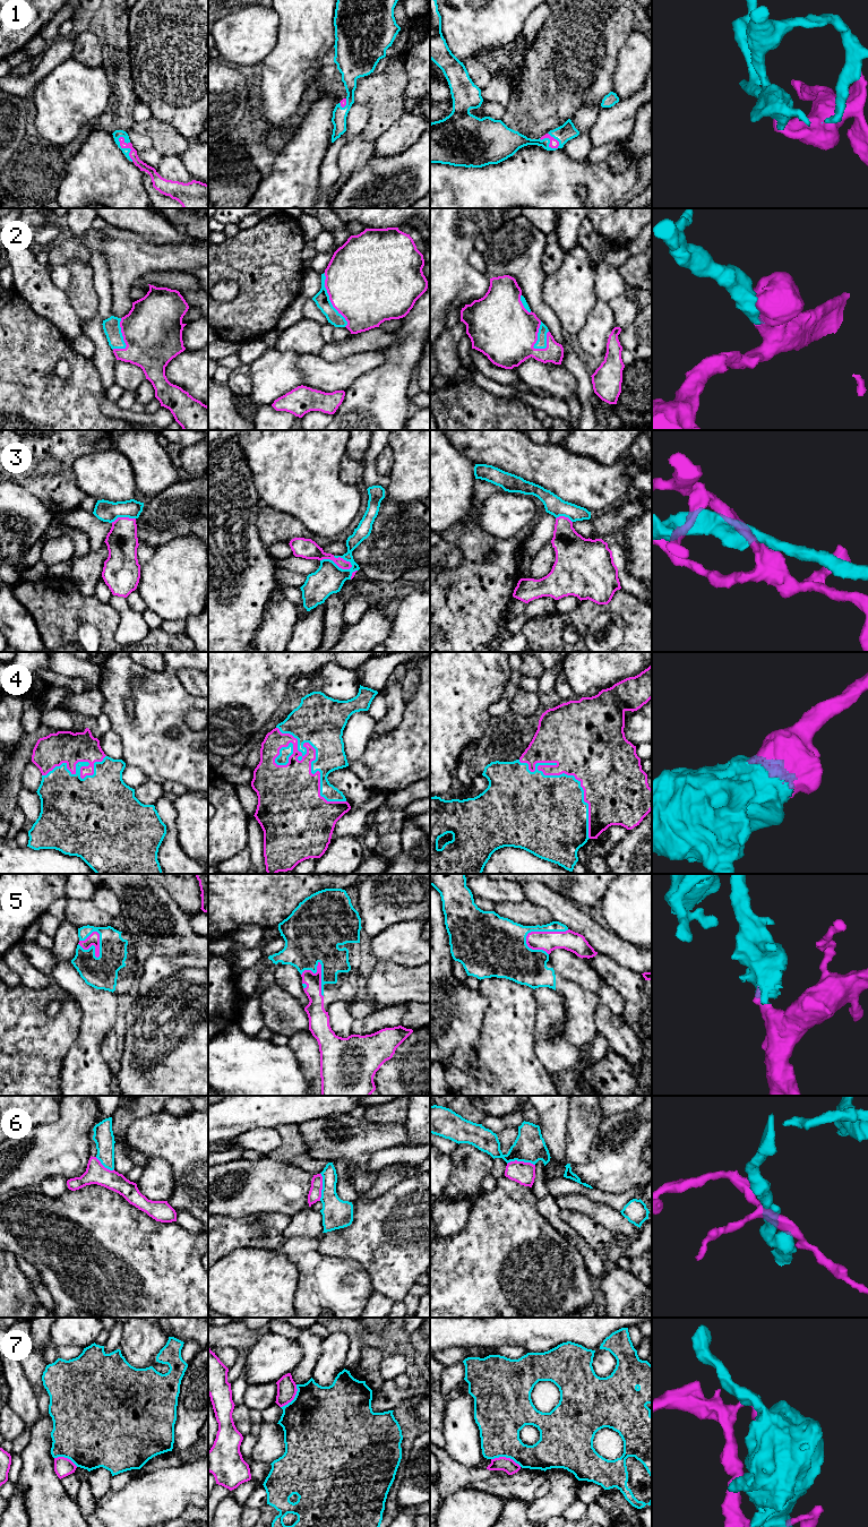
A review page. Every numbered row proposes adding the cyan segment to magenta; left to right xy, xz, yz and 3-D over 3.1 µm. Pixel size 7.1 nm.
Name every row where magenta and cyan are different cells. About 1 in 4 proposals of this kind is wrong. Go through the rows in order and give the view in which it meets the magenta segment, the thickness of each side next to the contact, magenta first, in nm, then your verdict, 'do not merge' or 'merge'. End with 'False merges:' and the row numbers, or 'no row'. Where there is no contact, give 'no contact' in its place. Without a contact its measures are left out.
1: xy | 60/60 nm | merge
2: xz | 500/110 nm | merge
3: xz | 140/220 nm | do not merge
4: yz | 480/440 nm | merge
5: yz | 140/240 nm | merge
6: yz | 160/220 nm | do not merge
7: yz | 100/300 nm | do not merge
False merges: 3, 6, 7

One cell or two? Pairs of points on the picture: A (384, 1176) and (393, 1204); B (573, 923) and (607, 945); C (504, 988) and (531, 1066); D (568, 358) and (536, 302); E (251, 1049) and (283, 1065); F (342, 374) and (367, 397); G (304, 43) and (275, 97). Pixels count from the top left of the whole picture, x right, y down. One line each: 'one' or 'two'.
A: two
B: one
C: one
D: one
E: one
F: two
G: one

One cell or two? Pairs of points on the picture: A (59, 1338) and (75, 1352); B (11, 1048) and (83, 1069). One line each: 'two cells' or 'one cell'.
A: two cells
B: two cells

